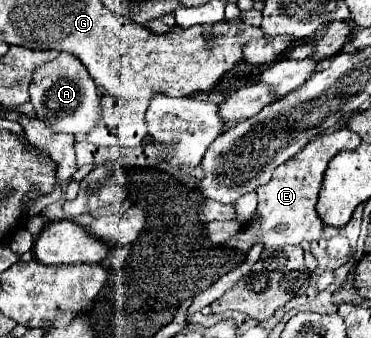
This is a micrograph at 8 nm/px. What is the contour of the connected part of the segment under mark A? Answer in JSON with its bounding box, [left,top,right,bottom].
[29,54,101,134]

